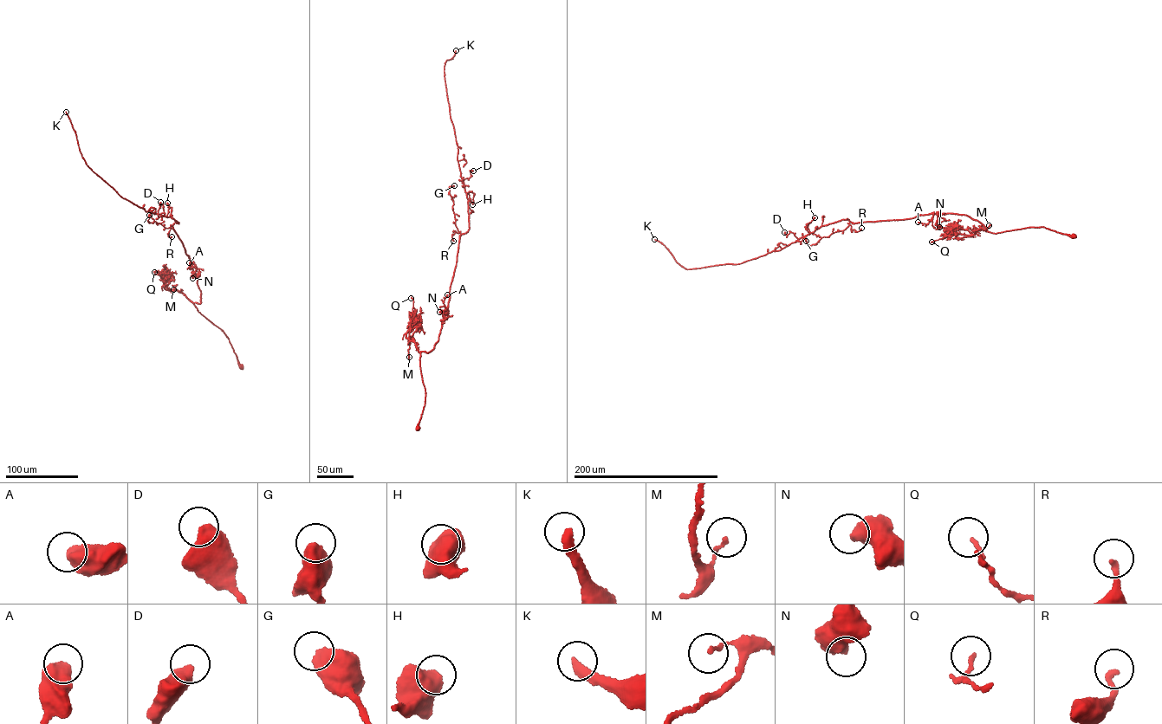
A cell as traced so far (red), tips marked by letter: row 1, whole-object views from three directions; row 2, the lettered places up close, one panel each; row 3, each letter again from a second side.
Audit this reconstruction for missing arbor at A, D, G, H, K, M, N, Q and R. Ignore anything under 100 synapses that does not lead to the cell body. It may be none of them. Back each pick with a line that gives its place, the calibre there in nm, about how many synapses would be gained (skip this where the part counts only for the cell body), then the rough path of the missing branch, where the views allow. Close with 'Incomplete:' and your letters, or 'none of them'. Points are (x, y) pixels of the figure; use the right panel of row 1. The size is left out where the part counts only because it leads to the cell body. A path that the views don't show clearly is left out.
K: at (654, 239); 360 nm thick; about 250 synapses; missing branch runs (654, 239), (626, 227), (635, 219), (635, 228), (667, 248), (680, 265), (692, 268)
Incomplete: K

